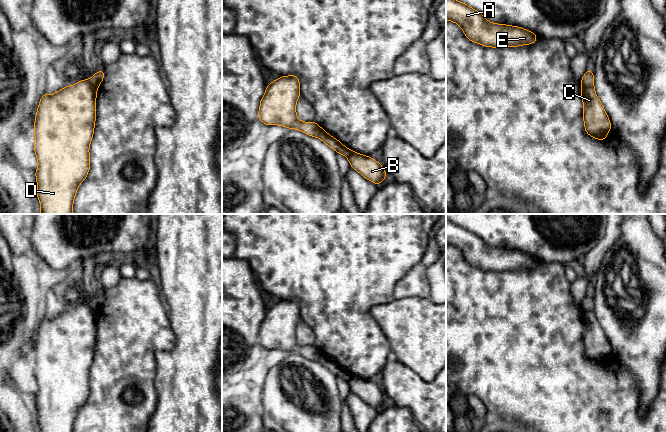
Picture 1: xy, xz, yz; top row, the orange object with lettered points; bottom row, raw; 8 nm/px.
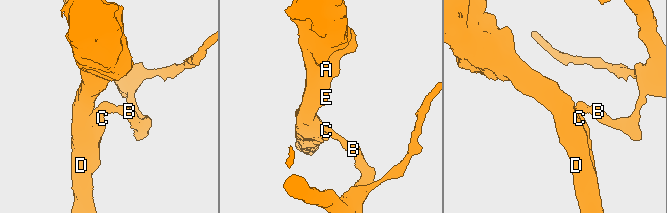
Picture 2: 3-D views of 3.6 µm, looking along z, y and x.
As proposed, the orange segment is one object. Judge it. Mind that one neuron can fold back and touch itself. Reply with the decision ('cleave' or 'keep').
cleave

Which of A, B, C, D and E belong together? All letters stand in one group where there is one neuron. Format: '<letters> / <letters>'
A C D E / B

